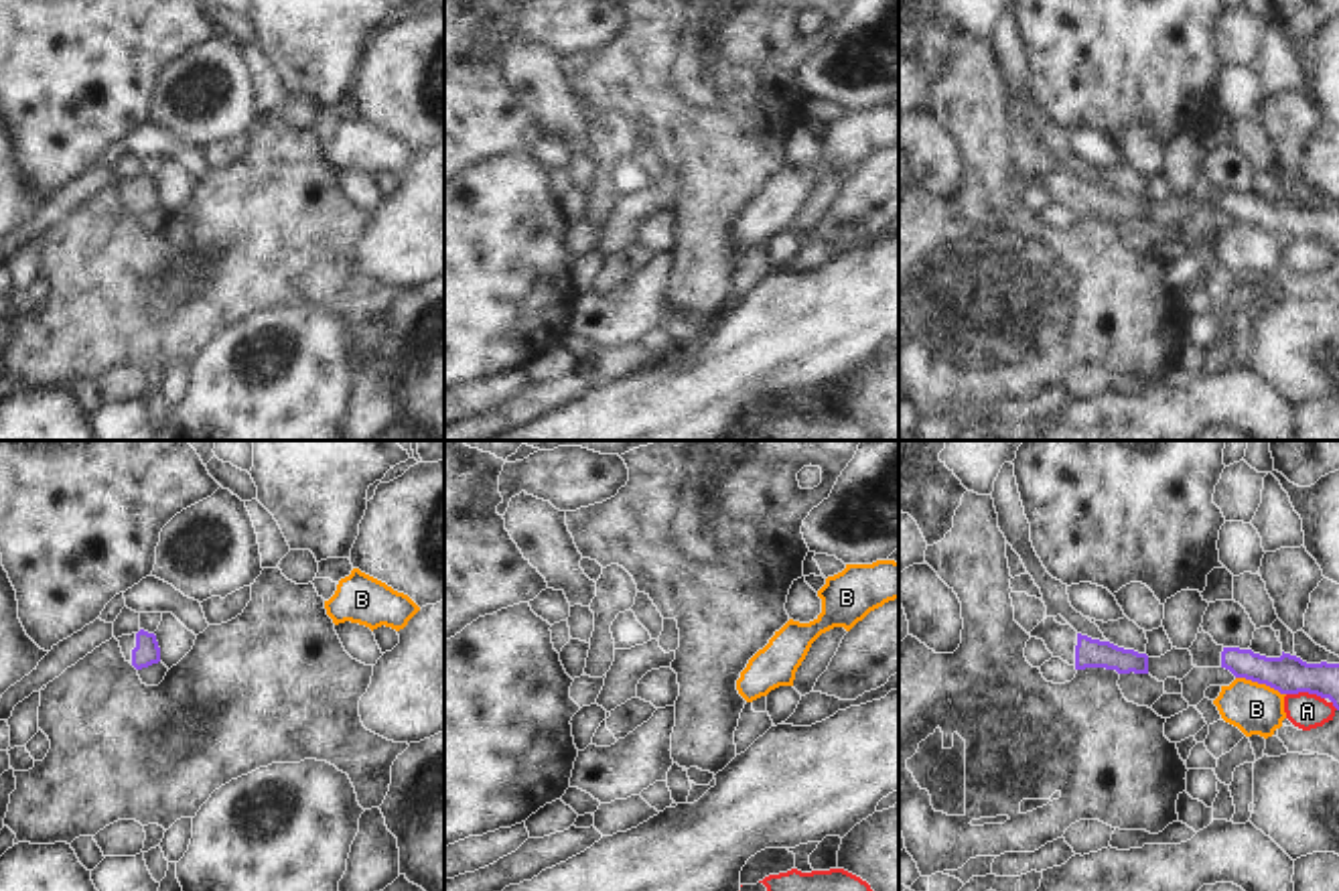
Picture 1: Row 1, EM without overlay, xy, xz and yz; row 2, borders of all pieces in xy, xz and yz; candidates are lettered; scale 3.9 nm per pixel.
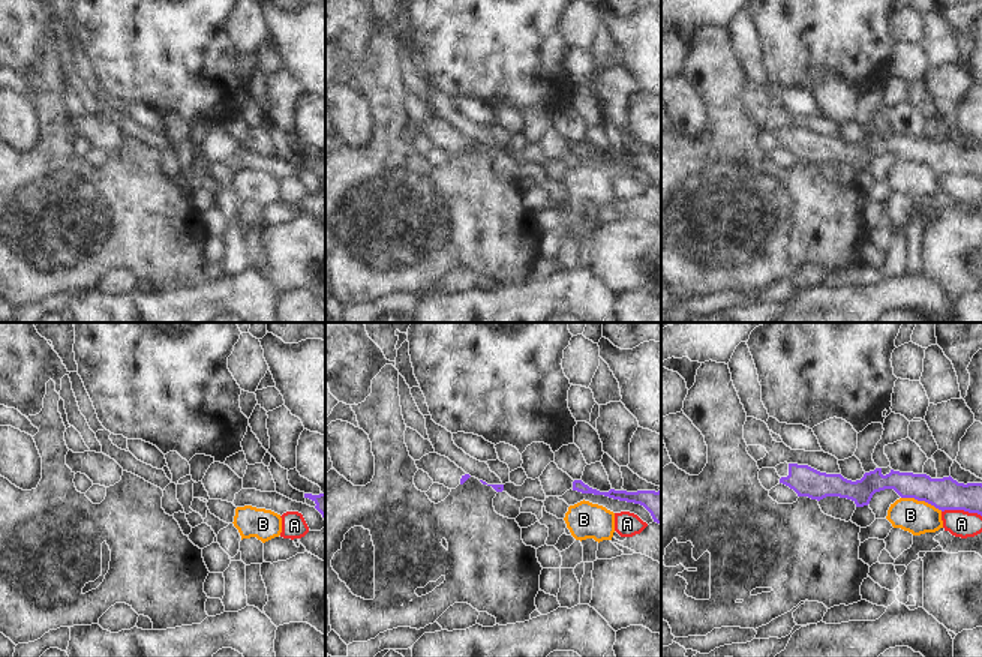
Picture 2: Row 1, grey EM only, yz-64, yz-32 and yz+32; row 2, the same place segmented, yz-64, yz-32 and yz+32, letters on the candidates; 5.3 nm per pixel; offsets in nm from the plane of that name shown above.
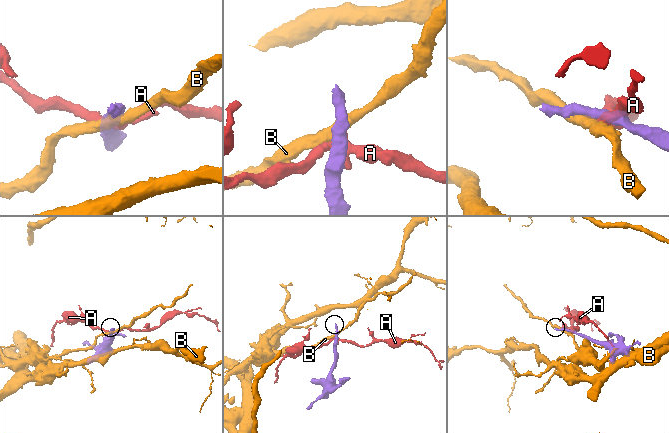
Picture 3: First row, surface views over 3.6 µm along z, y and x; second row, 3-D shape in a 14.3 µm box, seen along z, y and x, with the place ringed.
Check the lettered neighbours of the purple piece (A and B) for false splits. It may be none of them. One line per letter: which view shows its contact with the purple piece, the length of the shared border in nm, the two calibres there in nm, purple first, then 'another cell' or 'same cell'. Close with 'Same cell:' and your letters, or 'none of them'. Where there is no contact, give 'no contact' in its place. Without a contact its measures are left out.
A: yz | 150 nm | 160/140 nm | another cell
B: yz | 220 nm | 160/200 nm | another cell
Same cell: none of them

